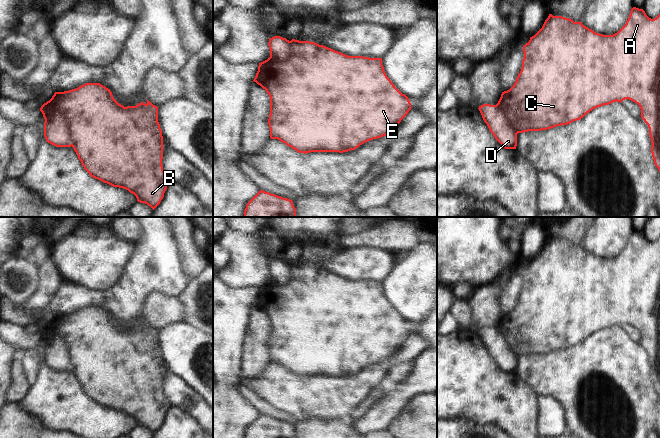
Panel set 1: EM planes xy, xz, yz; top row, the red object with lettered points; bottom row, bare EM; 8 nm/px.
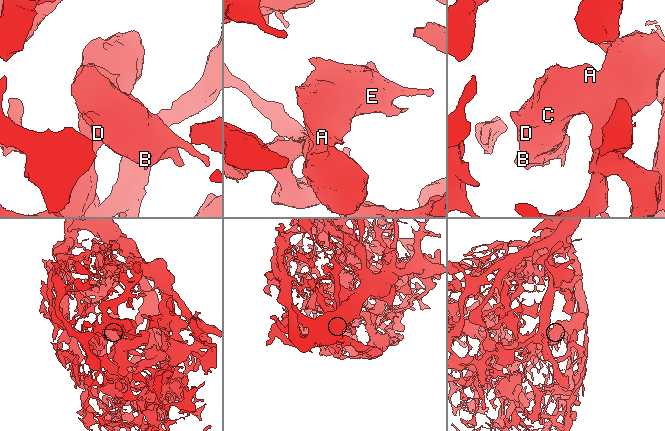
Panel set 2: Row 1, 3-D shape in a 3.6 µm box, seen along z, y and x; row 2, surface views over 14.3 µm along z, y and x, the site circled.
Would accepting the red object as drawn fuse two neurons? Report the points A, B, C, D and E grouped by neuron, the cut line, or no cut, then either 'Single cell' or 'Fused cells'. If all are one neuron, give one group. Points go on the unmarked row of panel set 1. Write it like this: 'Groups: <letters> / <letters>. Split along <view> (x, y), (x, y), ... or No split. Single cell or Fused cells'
Groups: A B C E / D. Split along xy (47, 341), (59, 338), (64, 342), (72, 369). Fused cells

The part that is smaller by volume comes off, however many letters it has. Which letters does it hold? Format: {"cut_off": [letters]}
{"cut_off": ["D"]}

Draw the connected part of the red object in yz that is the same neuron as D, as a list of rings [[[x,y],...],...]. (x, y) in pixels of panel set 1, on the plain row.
[[[483,328],[478,333],[495,363],[505,373],[516,373],[517,357],[512,352],[508,343],[498,335],[497,330]]]

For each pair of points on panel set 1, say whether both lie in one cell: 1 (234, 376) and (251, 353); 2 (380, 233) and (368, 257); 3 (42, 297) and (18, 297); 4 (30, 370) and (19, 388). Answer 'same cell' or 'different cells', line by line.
1: different cells
2: different cells
3: different cells
4: different cells

